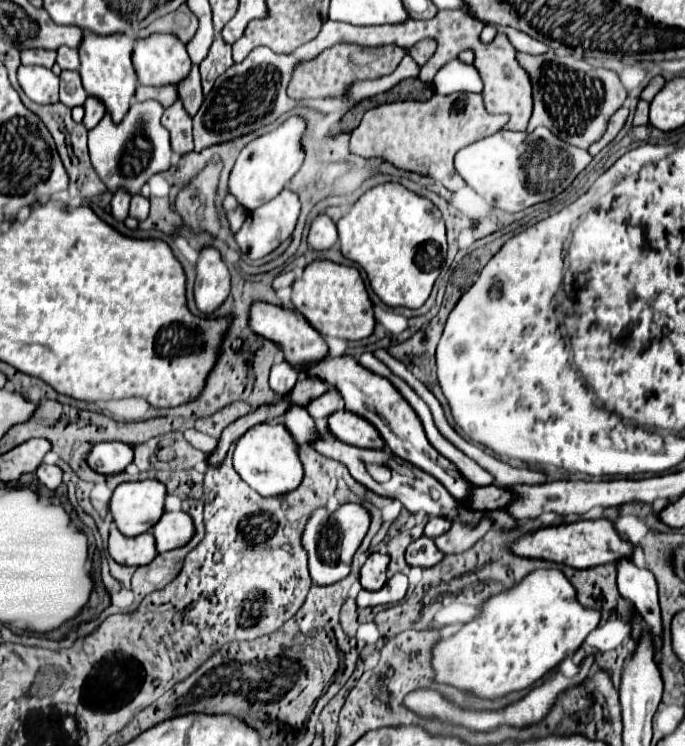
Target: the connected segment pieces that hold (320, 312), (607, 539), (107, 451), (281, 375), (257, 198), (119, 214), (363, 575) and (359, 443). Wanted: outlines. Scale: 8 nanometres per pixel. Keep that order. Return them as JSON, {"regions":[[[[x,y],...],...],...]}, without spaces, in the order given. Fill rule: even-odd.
{"regions":[[[[314,261],[304,269],[302,277],[292,285],[292,305],[296,311],[304,313],[318,333],[326,337],[358,341],[370,337],[376,325],[372,303],[358,269],[332,261]]],[[[580,519],[574,523],[562,523],[556,527],[542,527],[532,533],[518,537],[510,543],[512,553],[518,557],[536,557],[546,559],[562,565],[570,565],[576,569],[588,569],[590,565],[604,565],[614,563],[620,557],[632,557],[634,545],[620,537],[608,519]]],[[[120,441],[98,443],[92,447],[92,451],[88,455],[88,465],[96,473],[110,475],[110,473],[124,471],[124,467],[132,463],[132,457],[134,457],[134,453],[132,453],[130,445],[124,445]]],[[[286,361],[274,365],[270,371],[270,387],[280,399],[290,395],[296,379],[298,379],[298,371],[292,369],[292,365],[288,365]]],[[[290,117],[280,127],[276,127],[274,131],[262,137],[256,137],[252,143],[248,143],[242,149],[242,153],[238,155],[230,171],[228,193],[234,195],[236,201],[246,211],[254,211],[260,205],[268,203],[272,197],[276,197],[286,187],[286,183],[294,177],[294,173],[300,169],[304,159],[304,151],[300,145],[304,129],[306,129],[306,123],[300,117]]],[[[116,193],[112,197],[112,217],[118,221],[124,221],[128,217],[128,205],[130,205],[128,193]]],[[[372,553],[360,571],[360,583],[368,591],[378,591],[386,583],[386,567],[388,555]]],[[[338,409],[328,417],[328,429],[336,439],[354,447],[380,449],[384,445],[372,423],[356,417],[356,413],[350,413],[346,409]]]]}

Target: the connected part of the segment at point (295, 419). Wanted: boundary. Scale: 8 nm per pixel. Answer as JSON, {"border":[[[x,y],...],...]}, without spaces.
{"border":[[[290,405],[284,413],[284,427],[288,429],[288,433],[292,435],[292,439],[296,441],[296,445],[312,445],[314,441],[318,441],[322,435],[318,431],[318,427],[314,425],[312,417],[308,415],[308,411],[300,405]]]}

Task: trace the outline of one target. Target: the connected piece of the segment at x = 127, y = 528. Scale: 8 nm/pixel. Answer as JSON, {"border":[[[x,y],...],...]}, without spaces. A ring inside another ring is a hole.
{"border":[[[154,479],[118,485],[110,501],[110,513],[120,533],[136,537],[152,531],[164,513],[164,497],[166,485]]]}

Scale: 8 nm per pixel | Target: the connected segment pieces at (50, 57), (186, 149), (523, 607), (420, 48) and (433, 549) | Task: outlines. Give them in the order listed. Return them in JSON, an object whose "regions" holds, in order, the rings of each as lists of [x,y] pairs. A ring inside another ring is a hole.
{"regions":[[[[44,49],[21,50],[20,60],[22,65],[42,65],[52,69],[52,65],[56,63],[56,52],[44,51]]],[[[176,101],[168,111],[164,111],[162,125],[168,129],[172,151],[178,157],[182,157],[194,149],[192,119],[188,119],[188,113],[184,113],[184,107],[180,107],[180,101]]],[[[536,569],[512,589],[504,589],[488,597],[480,605],[480,613],[474,621],[462,625],[454,635],[440,637],[438,643],[434,643],[434,681],[452,685],[480,699],[498,699],[508,693],[528,689],[532,683],[542,679],[552,667],[556,667],[556,663],[560,663],[568,655],[568,651],[576,651],[584,643],[586,635],[598,627],[598,623],[600,611],[586,609],[578,603],[576,589],[560,569]]],[[[420,41],[410,49],[410,55],[422,67],[434,55],[434,49],[436,49],[436,41]]],[[[430,537],[412,541],[406,549],[406,563],[412,567],[432,567],[444,559],[444,553],[434,545]]]]}

